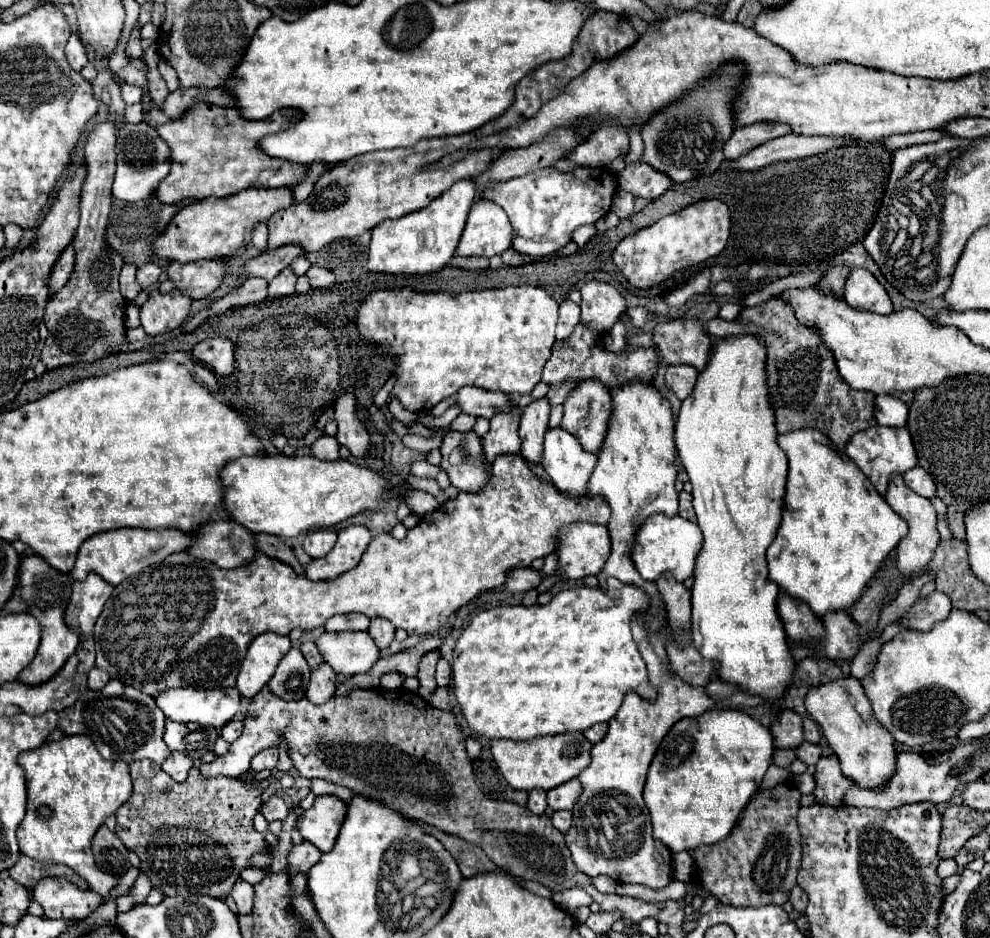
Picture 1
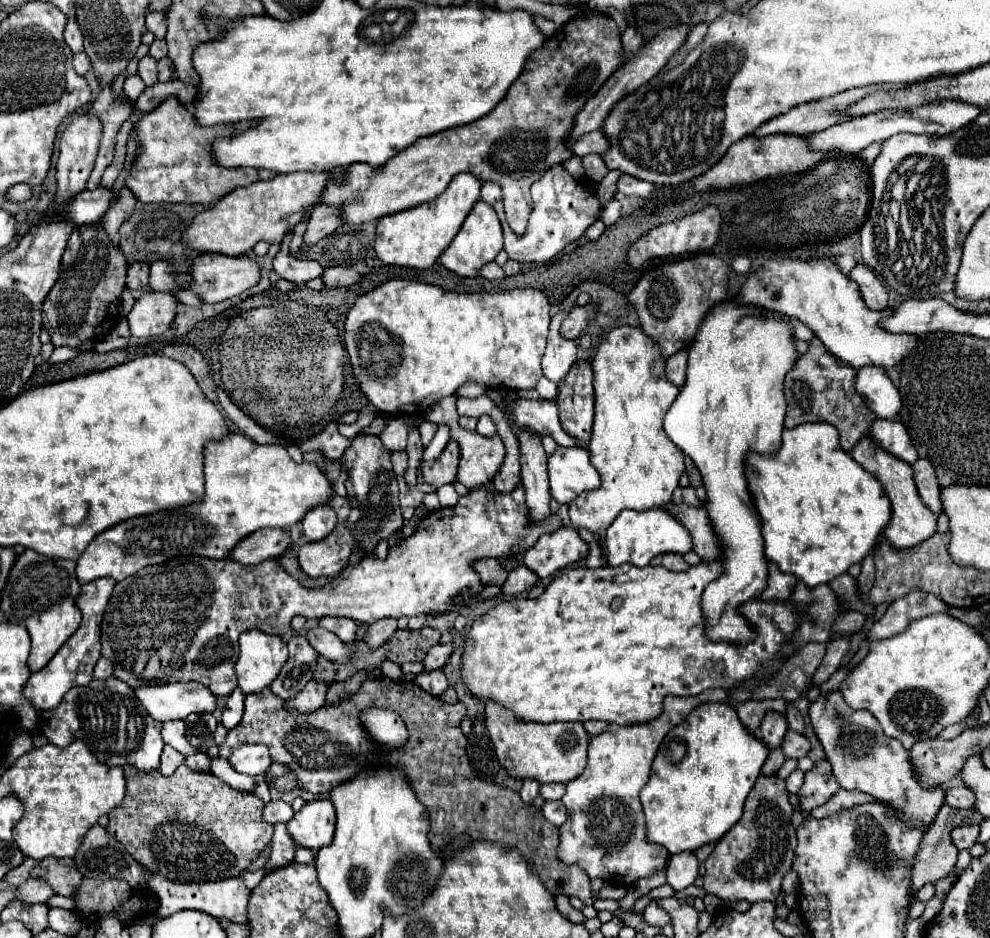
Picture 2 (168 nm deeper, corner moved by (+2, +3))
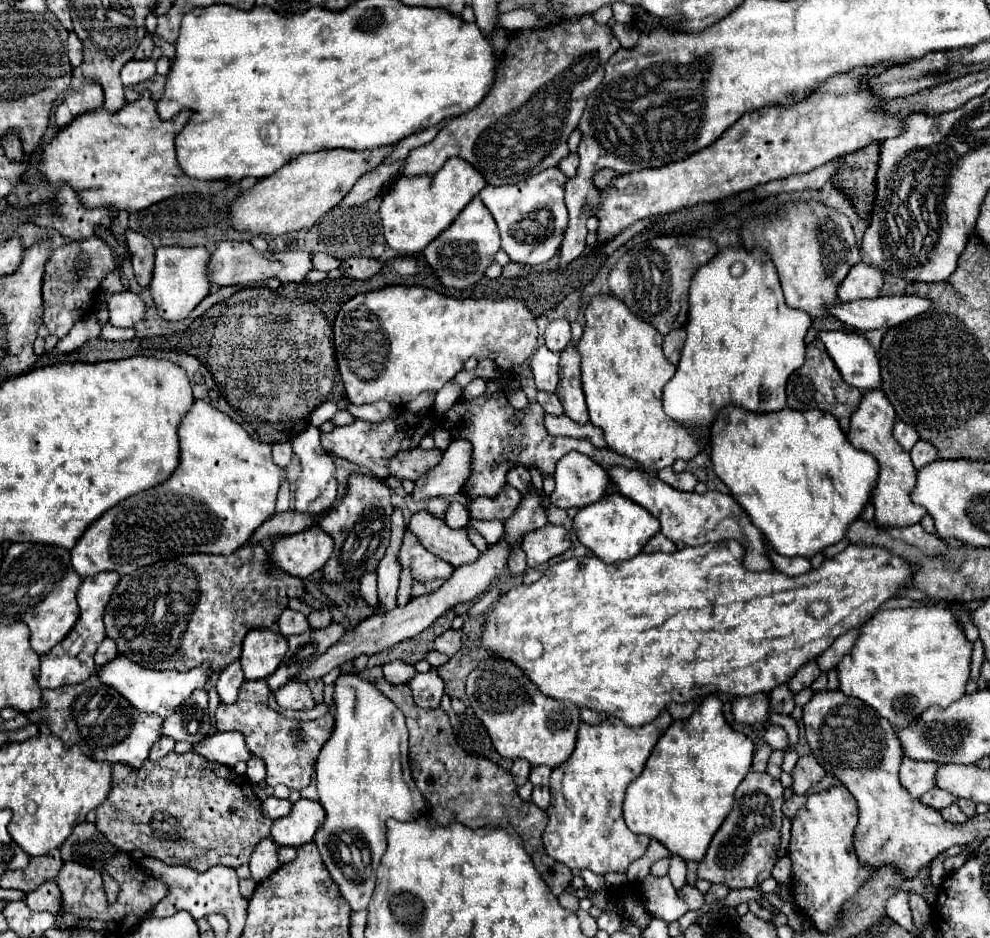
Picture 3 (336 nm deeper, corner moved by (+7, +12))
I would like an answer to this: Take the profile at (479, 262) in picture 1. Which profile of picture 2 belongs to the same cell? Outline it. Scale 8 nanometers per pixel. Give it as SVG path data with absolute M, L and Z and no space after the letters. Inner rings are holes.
M488 263L488 265L484 265L482 271L480 271L480 275L486 277L486 279L504 279L504 277L506 277L504 271L502 271L502 267L500 267L498 263Z

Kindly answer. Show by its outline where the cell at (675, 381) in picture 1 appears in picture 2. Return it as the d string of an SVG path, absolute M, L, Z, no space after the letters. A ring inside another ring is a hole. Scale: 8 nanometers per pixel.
M680 351L678 355L672 355L666 359L666 377L676 385L682 387L686 381L686 361L688 361L688 353Z

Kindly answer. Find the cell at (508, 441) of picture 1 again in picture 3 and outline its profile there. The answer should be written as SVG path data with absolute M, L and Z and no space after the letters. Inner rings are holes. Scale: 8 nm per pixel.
M463 438L453 440L447 448L447 454L443 454L439 466L435 466L435 470L429 470L421 480L417 480L413 496L421 500L457 494L473 472L471 462L471 442Z

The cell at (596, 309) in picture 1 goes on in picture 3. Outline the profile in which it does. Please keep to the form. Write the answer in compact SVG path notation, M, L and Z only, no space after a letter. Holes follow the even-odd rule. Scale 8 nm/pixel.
M565 318L553 320L545 330L545 346L549 350L563 350L571 340L571 328Z

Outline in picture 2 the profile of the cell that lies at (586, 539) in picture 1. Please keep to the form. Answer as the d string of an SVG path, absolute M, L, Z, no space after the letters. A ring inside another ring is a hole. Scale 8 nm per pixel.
M560 527L558 531L554 533L548 533L548 535L542 535L538 539L538 543L534 547L530 547L524 555L522 555L522 563L534 571L540 579L546 579L550 575L554 575L558 569L564 569L580 559L584 559L588 555L588 545L580 539L578 531L576 529L566 529L566 527Z

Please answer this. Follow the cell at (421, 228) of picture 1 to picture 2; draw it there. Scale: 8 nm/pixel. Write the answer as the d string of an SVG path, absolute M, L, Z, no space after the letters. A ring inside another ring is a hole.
M460 173L450 181L446 191L436 199L382 217L378 221L376 243L374 243L378 257L386 265L400 265L400 267L414 267L414 269L432 267L442 255L442 251L456 237L458 229L462 227L474 203L480 199L480 187L482 181L476 179L472 173Z

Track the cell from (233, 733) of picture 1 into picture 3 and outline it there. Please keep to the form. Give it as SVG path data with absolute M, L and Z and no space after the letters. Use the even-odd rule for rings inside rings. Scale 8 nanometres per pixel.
M233 662L233 666L227 666L227 670L223 670L219 674L219 682L217 682L217 694L221 704L235 704L237 694L239 694L239 686L243 684L243 672L239 662Z

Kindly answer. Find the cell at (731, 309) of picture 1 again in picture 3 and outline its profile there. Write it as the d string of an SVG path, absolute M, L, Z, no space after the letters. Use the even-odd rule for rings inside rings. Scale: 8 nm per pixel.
M819 330L817 336L823 340L833 362L839 366L843 380L863 392L881 388L881 368L875 348L857 332L829 332Z

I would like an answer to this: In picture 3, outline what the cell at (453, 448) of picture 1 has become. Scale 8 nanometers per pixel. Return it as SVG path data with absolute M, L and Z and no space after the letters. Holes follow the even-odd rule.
M413 448L407 452L399 452L391 460L391 474L397 476L399 480L419 480L431 468L435 468L441 458L443 458L443 450L439 448L433 448L433 450Z

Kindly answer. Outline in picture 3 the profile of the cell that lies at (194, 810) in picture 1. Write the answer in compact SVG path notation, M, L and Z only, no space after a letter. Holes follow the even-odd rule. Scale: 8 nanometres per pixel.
M171 752L167 758L157 762L147 760L141 768L133 768L121 762L113 764L113 790L97 808L95 822L95 826L119 850L133 852L133 848L137 848L145 856L167 862L169 866L191 866L199 872L217 864L231 868L247 864L257 842L271 834L271 824L273 820L263 818L261 802L253 794L251 782L245 776L235 774L233 768L211 762L197 752Z

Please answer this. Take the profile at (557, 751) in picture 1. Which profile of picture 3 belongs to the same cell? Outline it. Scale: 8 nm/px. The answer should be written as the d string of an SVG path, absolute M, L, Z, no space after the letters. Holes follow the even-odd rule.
M485 658L467 678L467 696L477 718L485 724L495 750L509 760L527 760L533 766L555 768L575 750L581 724L579 708L569 702L555 702L527 682L527 676L511 662Z

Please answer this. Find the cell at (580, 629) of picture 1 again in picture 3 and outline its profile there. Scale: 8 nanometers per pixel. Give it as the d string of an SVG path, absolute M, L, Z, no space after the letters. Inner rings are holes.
M717 542L717 544L703 544L695 548L681 548L673 554L639 554L637 558L623 560L619 564L607 564L599 560L597 556L583 556L583 558L569 558L559 564L553 564L537 582L525 586L517 586L503 594L493 610L485 616L483 624L483 634L481 634L481 644L487 650L489 656L507 660L511 664L517 664L517 668L523 670L523 674L539 688L541 694L553 698L553 700L565 700L575 706L585 706L595 712L605 712L609 716L617 716L625 726L643 726L659 716L659 712L671 704L671 702L687 702L695 696L709 694L709 692L725 692L731 696L751 696L757 692L769 692L775 686L789 682L791 676L795 674L797 668L801 668L807 660L823 654L839 634L845 634L847 630L865 624L875 610L887 602L901 586L907 584L907 578L911 576L911 568L903 564L897 556L891 556L883 548L873 548L873 546L859 546L859 544L849 544L841 554L835 558L827 560L819 570L811 570L811 574L803 574L799 578L787 578L785 574L751 574L749 570L743 570L741 566L743 558L743 548L739 542ZM813 600L823 600L829 606L827 616L823 618L813 618L807 612L807 606Z

